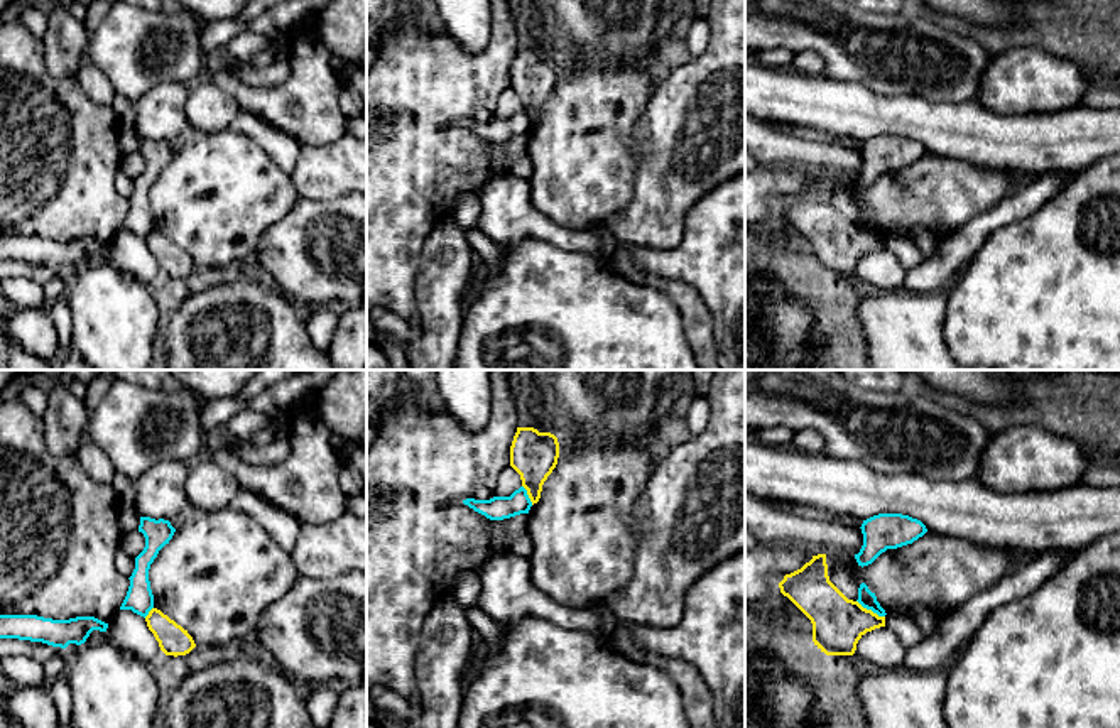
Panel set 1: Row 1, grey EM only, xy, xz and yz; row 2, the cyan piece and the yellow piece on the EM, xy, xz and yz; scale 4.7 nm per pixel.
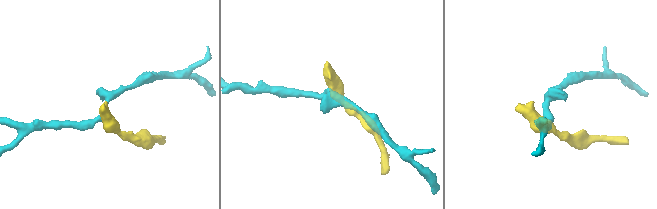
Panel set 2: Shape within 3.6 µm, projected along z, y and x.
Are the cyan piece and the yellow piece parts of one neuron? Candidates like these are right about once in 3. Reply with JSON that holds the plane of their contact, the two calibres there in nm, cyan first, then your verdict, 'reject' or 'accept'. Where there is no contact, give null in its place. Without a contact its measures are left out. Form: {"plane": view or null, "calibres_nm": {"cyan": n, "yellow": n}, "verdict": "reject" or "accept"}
{"plane": "yz", "calibres_nm": {"cyan": 80, "yellow": 240}, "verdict": "reject"}

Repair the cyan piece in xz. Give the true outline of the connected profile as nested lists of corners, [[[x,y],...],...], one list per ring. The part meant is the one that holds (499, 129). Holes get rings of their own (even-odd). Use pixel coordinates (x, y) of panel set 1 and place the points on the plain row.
[[[524,108],[515,111],[510,118],[493,118],[490,122],[466,120],[463,125],[490,142],[503,142],[520,135],[529,135],[532,128]]]

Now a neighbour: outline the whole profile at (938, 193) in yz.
[[[927,152],[912,166],[882,174],[868,187],[846,179],[858,209],[865,204],[885,235],[912,238],[914,225],[936,236],[941,228],[958,230],[993,208],[1010,193],[1014,174]]]

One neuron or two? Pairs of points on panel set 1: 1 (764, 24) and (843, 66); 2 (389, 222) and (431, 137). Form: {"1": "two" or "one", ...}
{"1": "one", "2": "one"}

